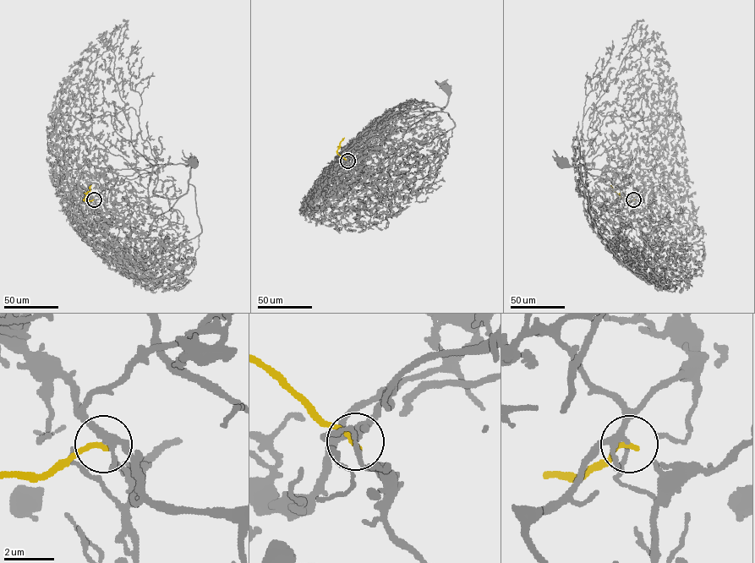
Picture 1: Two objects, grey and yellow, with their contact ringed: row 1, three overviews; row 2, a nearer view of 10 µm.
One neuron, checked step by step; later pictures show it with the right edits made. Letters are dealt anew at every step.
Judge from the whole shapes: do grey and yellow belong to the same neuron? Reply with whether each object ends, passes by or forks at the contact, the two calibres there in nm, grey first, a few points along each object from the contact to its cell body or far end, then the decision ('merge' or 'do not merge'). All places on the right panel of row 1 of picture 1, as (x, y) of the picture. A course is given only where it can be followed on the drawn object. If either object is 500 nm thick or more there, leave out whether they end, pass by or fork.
grey forks; yellow ends; calibres 240 and 240 nm; course grey (633, 199), (631, 195), (628, 202), (607, 176), (591, 175), (579, 163), (562, 163); course yellow (633, 199), (624, 200), (610, 185); do not merge

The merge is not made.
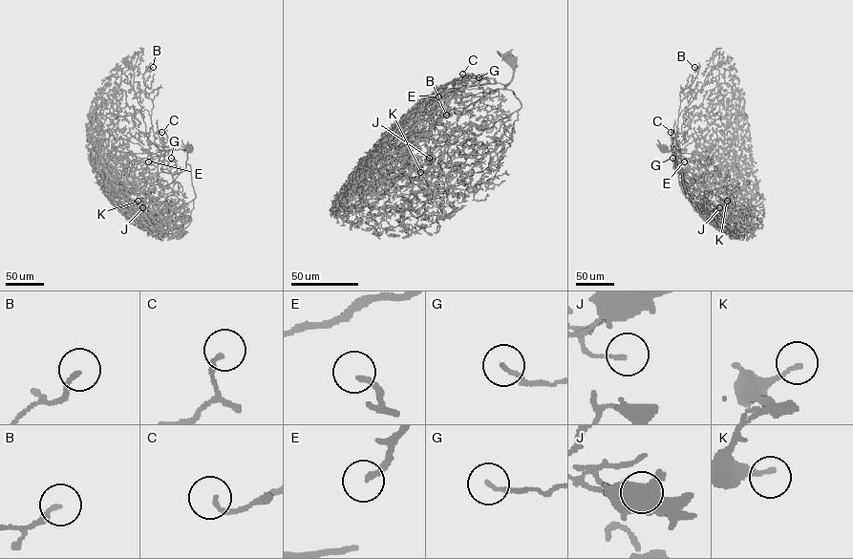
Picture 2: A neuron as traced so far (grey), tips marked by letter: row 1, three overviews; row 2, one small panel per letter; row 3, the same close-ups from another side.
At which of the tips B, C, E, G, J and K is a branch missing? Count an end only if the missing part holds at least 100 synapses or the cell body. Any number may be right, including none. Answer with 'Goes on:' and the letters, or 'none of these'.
Goes on: E

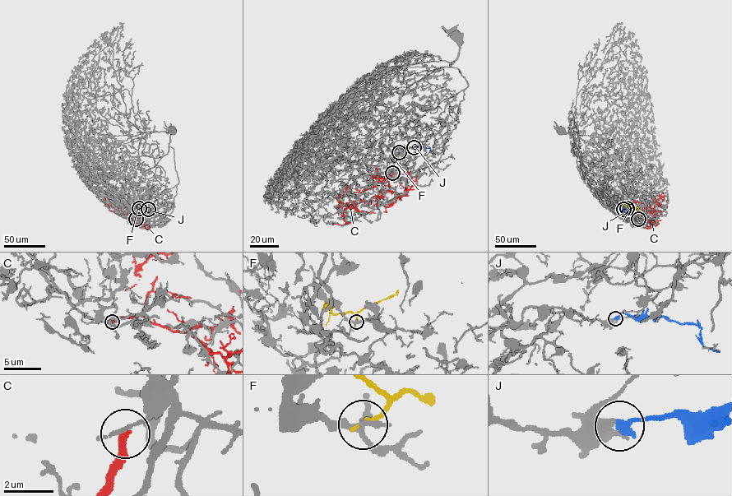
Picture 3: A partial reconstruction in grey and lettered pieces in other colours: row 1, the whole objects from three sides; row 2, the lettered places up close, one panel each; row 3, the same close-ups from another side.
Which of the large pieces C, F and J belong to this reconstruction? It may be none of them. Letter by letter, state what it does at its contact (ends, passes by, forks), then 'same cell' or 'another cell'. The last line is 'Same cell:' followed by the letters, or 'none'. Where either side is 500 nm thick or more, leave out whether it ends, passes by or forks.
C: it ends there; another cell
F: it ends there; another cell
J: it ends there; same cell
Same cell: J

